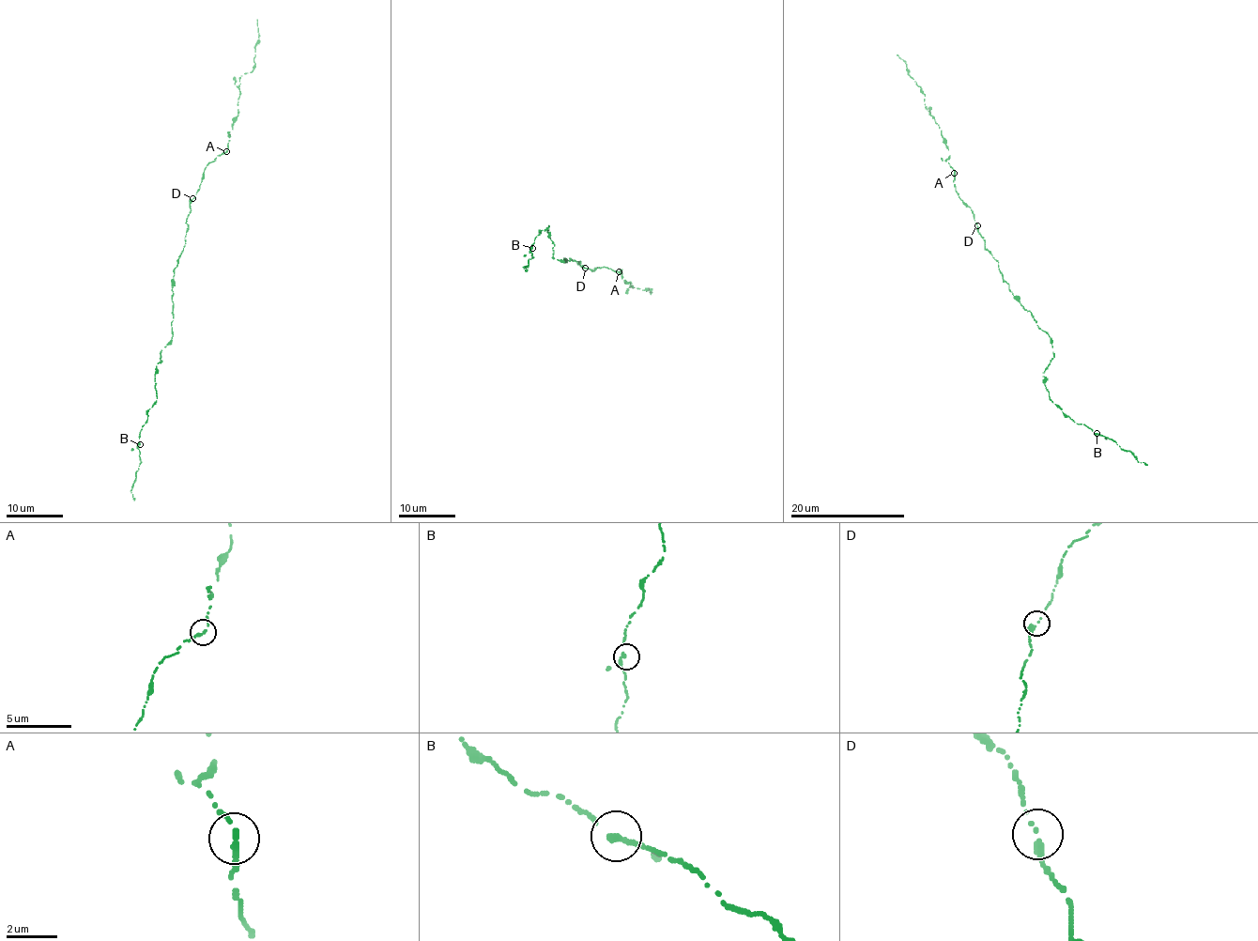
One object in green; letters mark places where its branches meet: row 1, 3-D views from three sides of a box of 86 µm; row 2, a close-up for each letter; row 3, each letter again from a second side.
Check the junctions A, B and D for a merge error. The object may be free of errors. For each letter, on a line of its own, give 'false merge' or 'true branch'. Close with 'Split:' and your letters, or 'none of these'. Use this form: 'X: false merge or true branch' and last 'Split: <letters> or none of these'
A: true branch
B: true branch
D: true branch
Split: none of these

